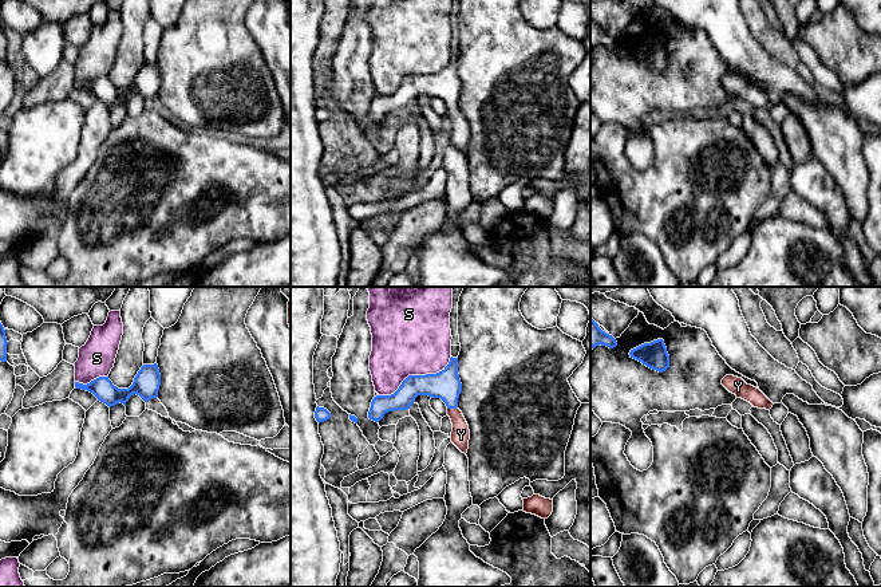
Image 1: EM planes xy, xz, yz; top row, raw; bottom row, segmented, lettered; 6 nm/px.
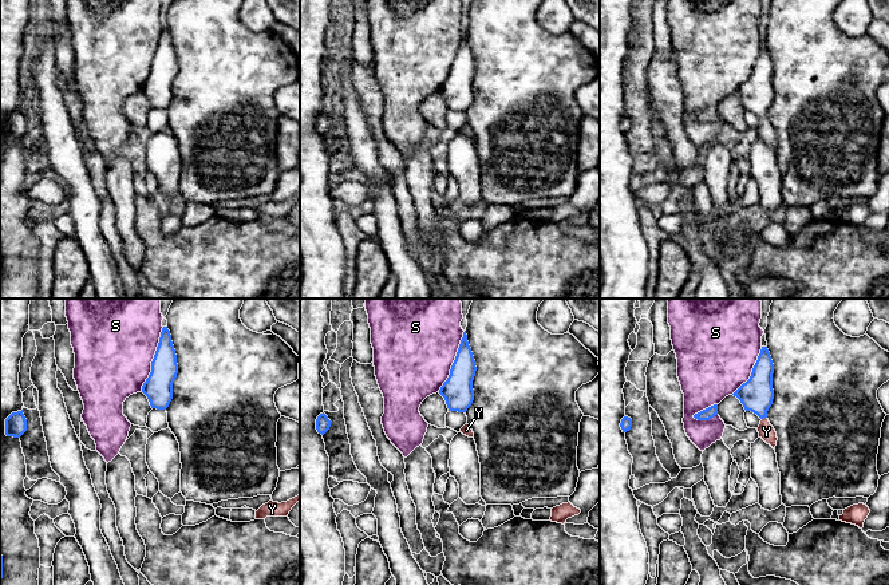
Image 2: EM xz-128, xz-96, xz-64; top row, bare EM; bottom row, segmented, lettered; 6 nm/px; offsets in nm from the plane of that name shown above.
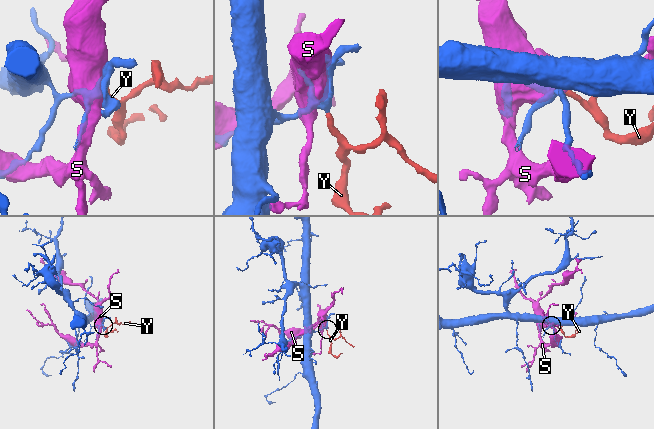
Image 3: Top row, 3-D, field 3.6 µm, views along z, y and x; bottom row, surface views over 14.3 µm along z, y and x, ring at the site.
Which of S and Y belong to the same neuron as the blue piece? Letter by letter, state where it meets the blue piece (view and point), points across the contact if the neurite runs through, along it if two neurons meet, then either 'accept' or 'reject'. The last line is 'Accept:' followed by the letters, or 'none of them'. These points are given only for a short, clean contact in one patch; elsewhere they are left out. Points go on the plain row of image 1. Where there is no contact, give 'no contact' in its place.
S: meets blue in xz at (415, 75); reject
Y: meets blue in xz at (451, 107); runs through xz (446, 85), (451, 107), (459, 123), (461, 134); accept
Accept: Y

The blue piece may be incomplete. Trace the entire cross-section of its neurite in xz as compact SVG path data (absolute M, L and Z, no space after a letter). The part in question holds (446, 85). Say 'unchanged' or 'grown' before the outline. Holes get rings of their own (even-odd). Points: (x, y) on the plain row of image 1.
grown; M451 56L442 71L426 75L408 75L394 94L374 96L368 118L379 122L388 111L407 110L418 95L440 98L447 106L447 115L453 123L451 142L466 154L470 130L462 111L458 109L461 91L458 58Z

